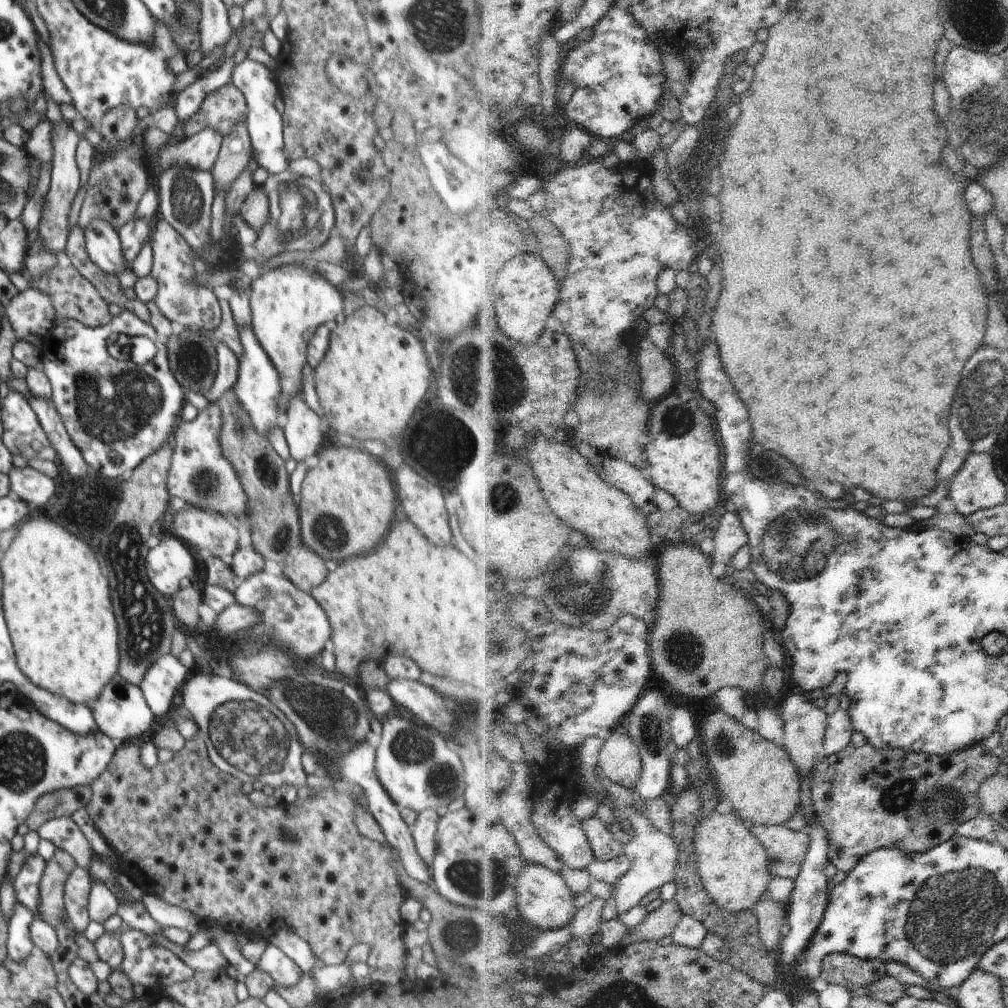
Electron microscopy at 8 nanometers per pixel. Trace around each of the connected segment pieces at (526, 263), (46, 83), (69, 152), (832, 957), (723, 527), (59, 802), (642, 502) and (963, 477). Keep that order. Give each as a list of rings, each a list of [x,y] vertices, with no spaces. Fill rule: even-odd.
[[[526,254],[526,256],[517,256],[503,272],[504,279],[498,283],[498,300],[496,301],[496,310],[498,318],[496,321],[500,328],[514,340],[524,342],[528,346],[538,344],[544,332],[548,330],[548,318],[556,312],[556,306],[560,302],[560,282],[552,268],[544,264],[544,260],[536,254]]]
[[[38,37],[36,44],[40,52],[40,76],[42,76],[42,88],[45,96],[50,96],[57,104],[72,104],[72,96],[68,94],[64,82],[60,80],[56,68],[54,68],[54,58],[48,44]]]
[[[64,120],[52,123],[52,178],[44,201],[42,218],[40,219],[39,237],[44,244],[44,250],[57,254],[66,250],[66,242],[70,232],[69,213],[80,188],[80,171],[76,165],[76,146],[80,140],[79,134]]]
[[[832,953],[824,960],[822,977],[828,983],[856,990],[871,988],[874,983],[888,977],[888,966],[880,958],[864,960],[850,953]]]
[[[735,511],[723,512],[718,530],[713,534],[715,551],[712,554],[715,562],[731,566],[741,550],[749,545],[749,532],[740,516]]]
[[[82,785],[43,794],[36,800],[34,810],[25,825],[35,832],[45,822],[58,817],[71,817],[76,810],[91,801],[91,786]]]
[[[606,455],[601,466],[604,478],[626,494],[630,494],[636,506],[646,515],[654,514],[661,509],[656,502],[658,486],[644,476],[641,467],[634,466],[629,460],[617,459],[610,455]]]
[[[972,452],[955,474],[948,492],[954,500],[954,508],[962,515],[1006,503],[1004,483],[995,473],[988,453]]]

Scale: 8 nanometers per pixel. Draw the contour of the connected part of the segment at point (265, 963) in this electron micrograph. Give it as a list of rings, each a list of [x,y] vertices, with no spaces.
[[[270,942],[267,943],[266,950],[256,967],[270,974],[276,986],[285,988],[298,984],[303,973],[292,959]]]

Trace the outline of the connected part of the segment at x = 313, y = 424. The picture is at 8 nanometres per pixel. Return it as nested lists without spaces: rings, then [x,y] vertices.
[[[300,392],[290,398],[286,418],[284,436],[296,462],[305,462],[306,458],[316,456],[329,442],[327,435],[322,433],[322,418],[309,408]]]

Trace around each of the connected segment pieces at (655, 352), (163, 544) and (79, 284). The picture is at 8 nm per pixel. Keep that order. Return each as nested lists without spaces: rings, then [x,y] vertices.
[[[648,335],[639,339],[639,348],[644,378],[640,392],[646,396],[646,400],[657,404],[671,395],[678,368],[670,352],[658,348]]]
[[[162,537],[159,541],[158,546],[149,549],[146,555],[146,572],[148,572],[148,578],[150,578],[152,586],[160,594],[170,598],[177,590],[181,589],[180,581],[183,578],[194,579],[195,561],[187,545],[178,537]]]
[[[54,266],[52,270],[46,270],[41,278],[32,280],[32,285],[50,296],[58,318],[74,319],[87,327],[106,326],[114,318],[108,310],[109,304],[100,296],[92,283],[72,266],[67,269]]]

